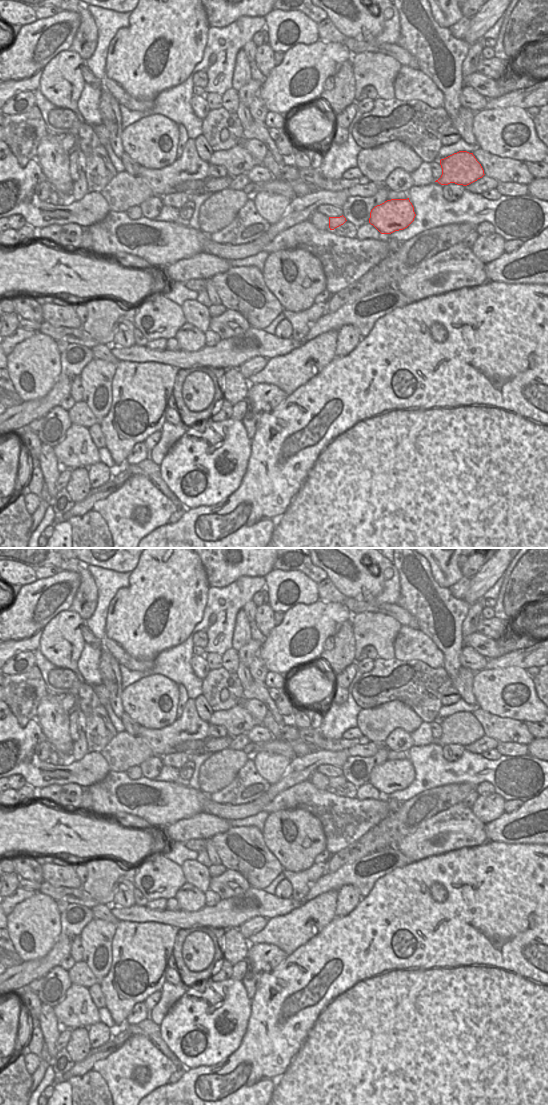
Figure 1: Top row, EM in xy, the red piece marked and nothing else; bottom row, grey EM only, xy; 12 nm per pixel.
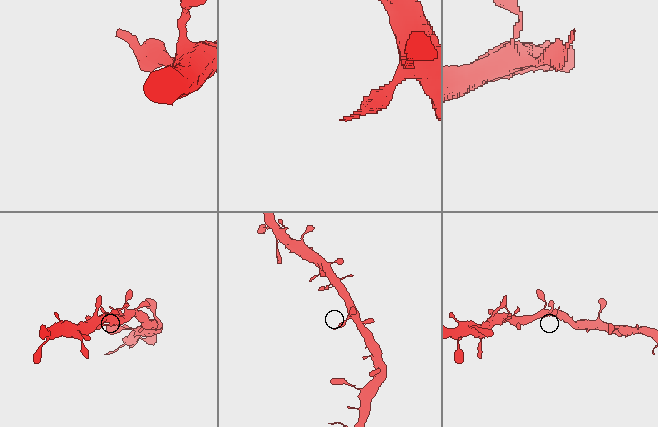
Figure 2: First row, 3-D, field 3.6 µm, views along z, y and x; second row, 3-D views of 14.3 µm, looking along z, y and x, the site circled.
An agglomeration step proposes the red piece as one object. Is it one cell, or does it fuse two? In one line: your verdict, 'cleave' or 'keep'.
keep

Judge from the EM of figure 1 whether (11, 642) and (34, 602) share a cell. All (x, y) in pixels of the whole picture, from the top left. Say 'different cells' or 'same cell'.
same cell

